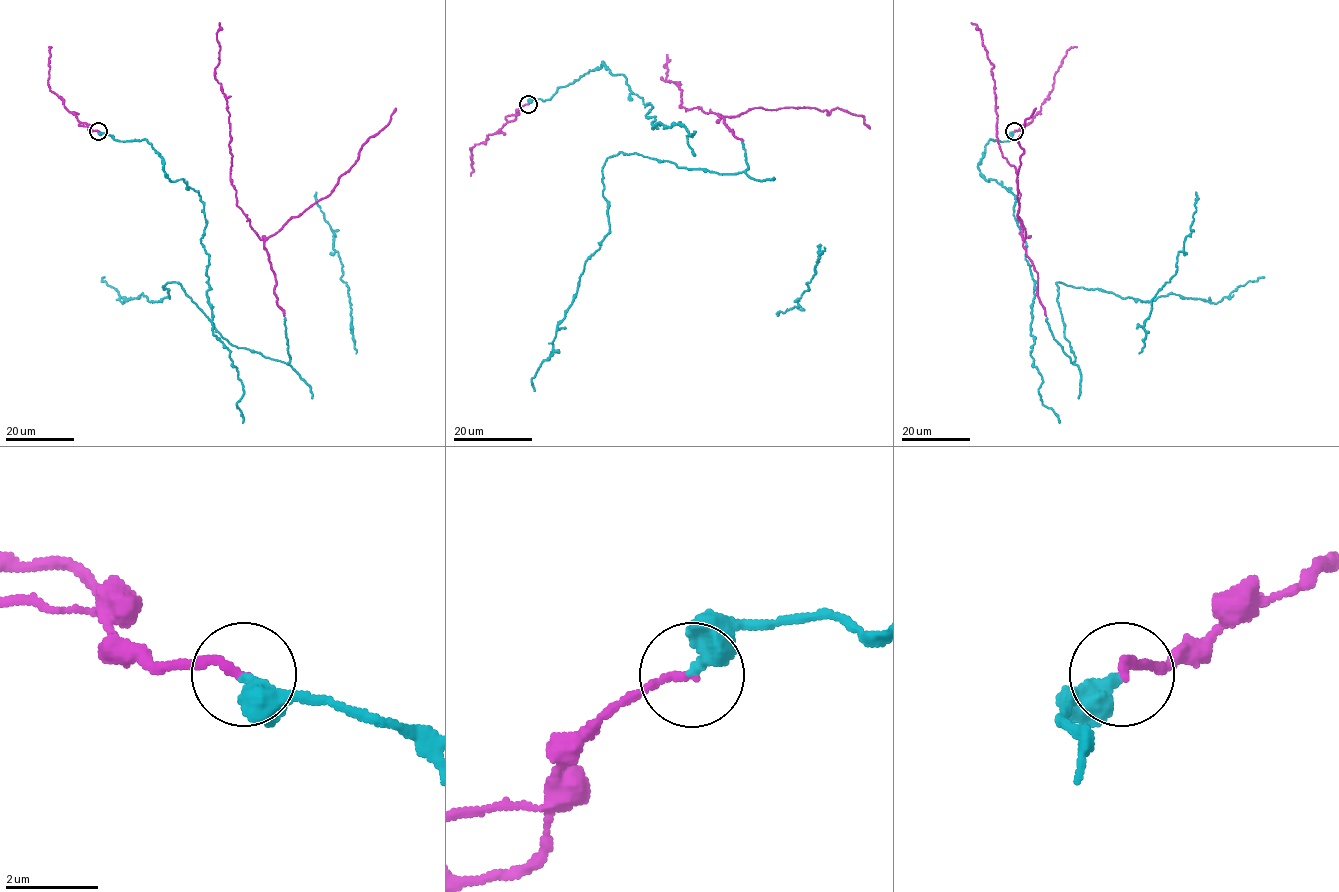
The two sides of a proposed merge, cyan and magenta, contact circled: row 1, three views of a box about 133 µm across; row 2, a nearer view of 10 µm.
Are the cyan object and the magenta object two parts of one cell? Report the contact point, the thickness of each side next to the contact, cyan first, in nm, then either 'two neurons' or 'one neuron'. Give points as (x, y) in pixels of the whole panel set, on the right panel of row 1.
at (1014, 131); 360 nm thick on the cyan side, 160 nm on the other; one neuron

